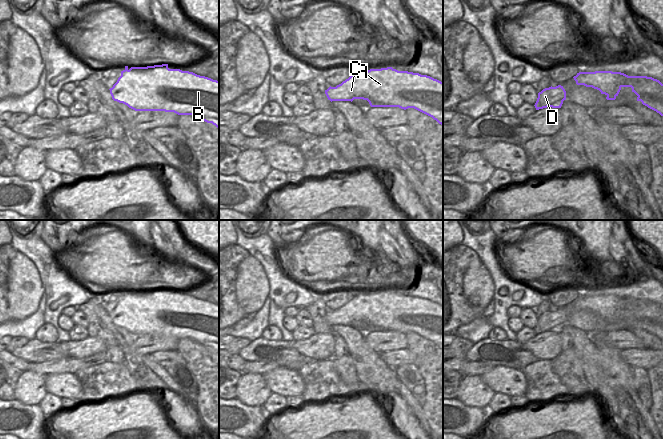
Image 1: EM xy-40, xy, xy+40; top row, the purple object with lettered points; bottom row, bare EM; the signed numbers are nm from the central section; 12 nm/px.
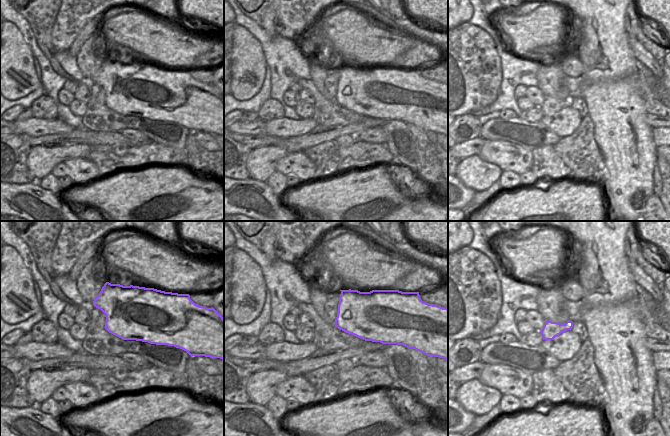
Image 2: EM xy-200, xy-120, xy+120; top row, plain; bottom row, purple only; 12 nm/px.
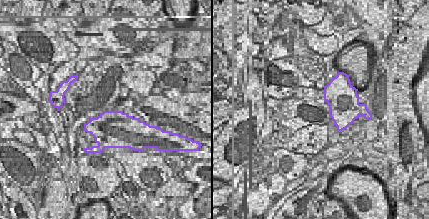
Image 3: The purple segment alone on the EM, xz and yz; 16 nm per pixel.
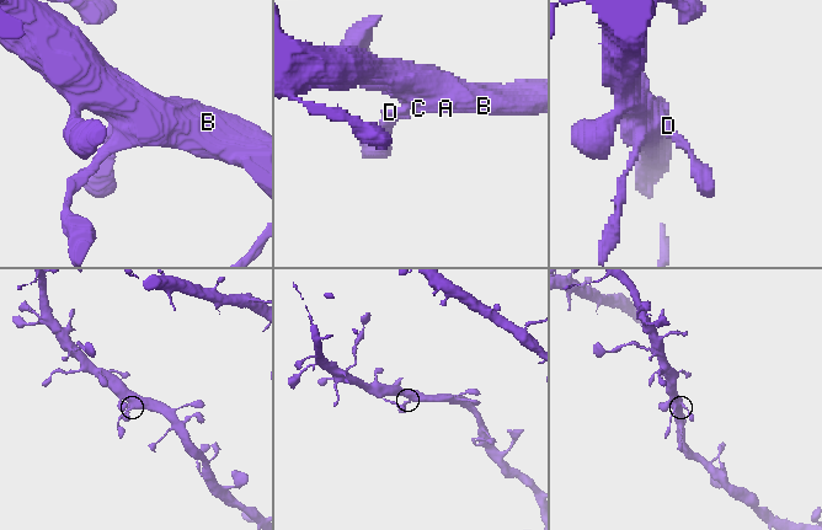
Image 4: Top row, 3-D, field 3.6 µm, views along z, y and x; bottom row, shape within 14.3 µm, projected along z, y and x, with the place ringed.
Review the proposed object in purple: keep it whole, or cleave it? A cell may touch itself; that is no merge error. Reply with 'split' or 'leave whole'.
leave whole

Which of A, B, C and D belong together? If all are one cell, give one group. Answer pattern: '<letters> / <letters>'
A B C D

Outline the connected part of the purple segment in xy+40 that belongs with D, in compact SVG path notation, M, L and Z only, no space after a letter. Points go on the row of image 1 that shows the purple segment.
M551 86L538 93L538 98L534 106L536 110L547 107L561 108L564 100L566 100L566 91L563 86Z

